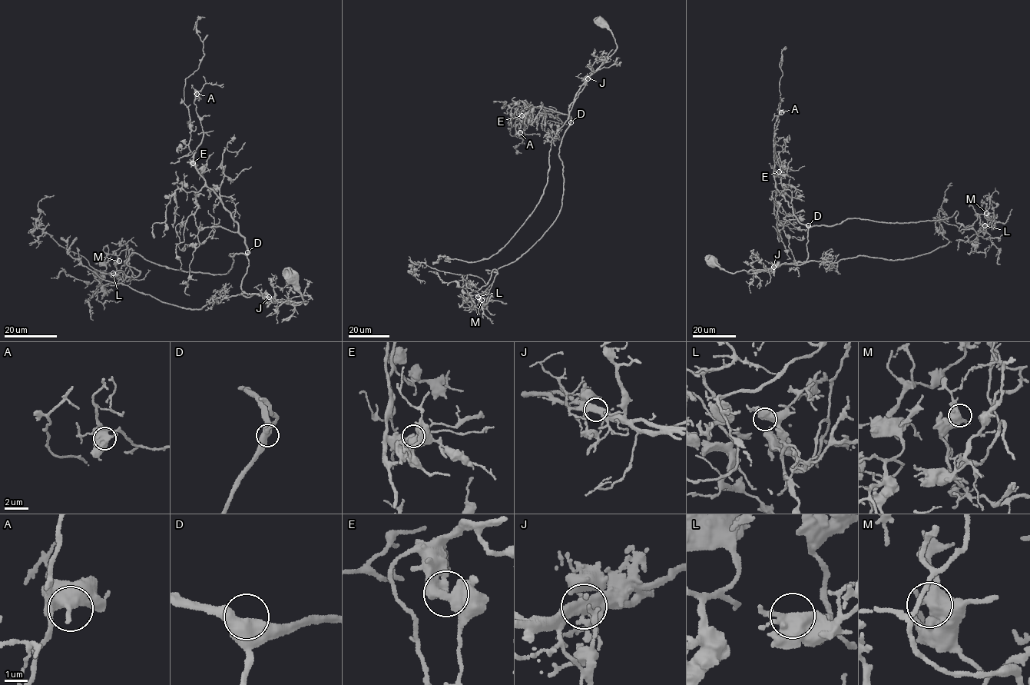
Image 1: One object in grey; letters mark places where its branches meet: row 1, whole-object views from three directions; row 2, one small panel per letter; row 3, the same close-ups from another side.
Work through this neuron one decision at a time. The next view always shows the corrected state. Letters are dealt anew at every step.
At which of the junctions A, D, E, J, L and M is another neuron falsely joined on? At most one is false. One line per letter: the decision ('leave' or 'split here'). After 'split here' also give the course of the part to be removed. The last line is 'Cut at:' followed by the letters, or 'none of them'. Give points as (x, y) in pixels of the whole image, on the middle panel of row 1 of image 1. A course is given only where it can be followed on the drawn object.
A: leave
D: leave
E: leave
J: split here; foreign part runs (588, 78), (551, 141), (544, 194), (517, 232), (487, 259), (474, 261), (441, 256), (432, 264)
L: leave
M: leave
Cut at: J

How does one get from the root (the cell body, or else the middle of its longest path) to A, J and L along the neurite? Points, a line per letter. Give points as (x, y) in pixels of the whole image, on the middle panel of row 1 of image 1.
A: (601, 22), (617, 48), (580, 88), (568, 109), (572, 121), (524, 109), (520, 132)
J: (601, 22), (613, 34), (617, 48), (588, 78)
L: (601, 22), (617, 48), (568, 109), (559, 213), (515, 261), (486, 270), (497, 274), (486, 302), (478, 297)

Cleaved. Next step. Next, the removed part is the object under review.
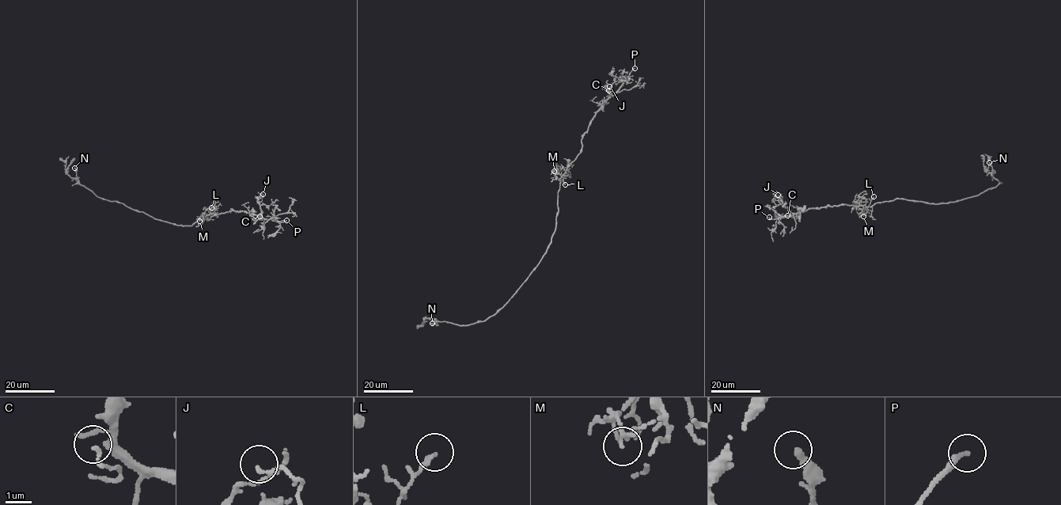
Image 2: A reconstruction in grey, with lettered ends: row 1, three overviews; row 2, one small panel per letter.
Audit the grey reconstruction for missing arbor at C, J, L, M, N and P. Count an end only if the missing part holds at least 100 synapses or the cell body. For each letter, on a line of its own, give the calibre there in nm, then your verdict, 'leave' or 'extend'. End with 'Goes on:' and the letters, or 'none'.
C: 130 nm | leave
J: 100 nm | leave
L: 170 nm | leave
M: 180 nm | leave
N: 280 nm | leave
P: 220 nm | extend
Goes on: P

